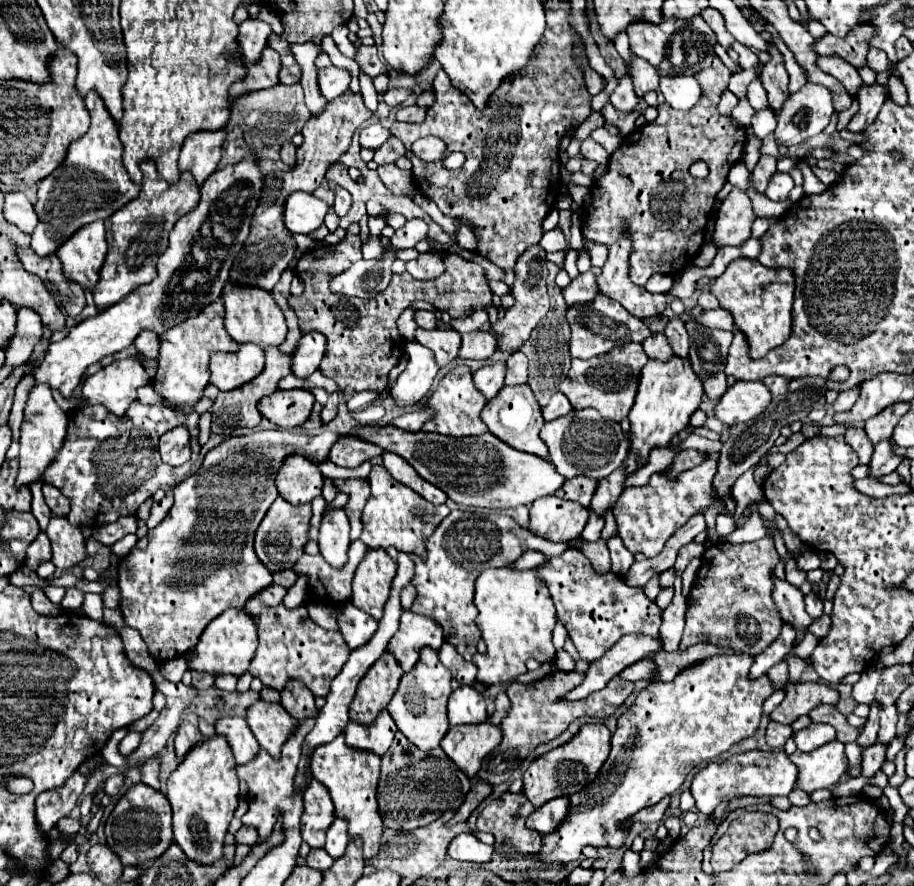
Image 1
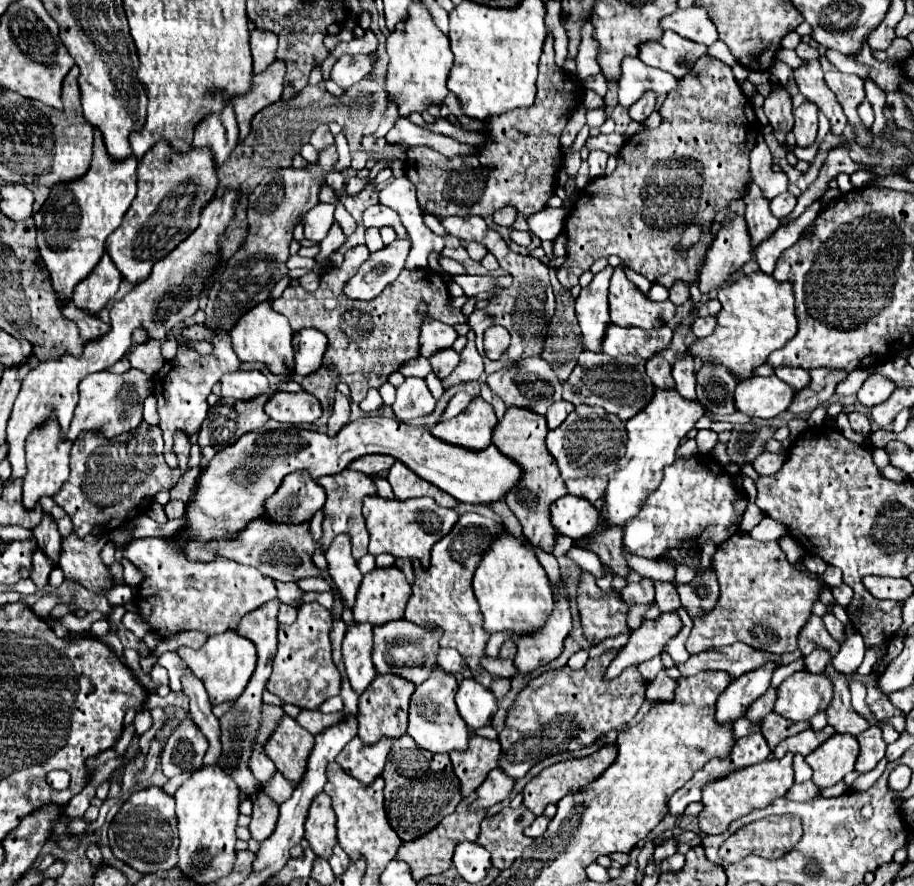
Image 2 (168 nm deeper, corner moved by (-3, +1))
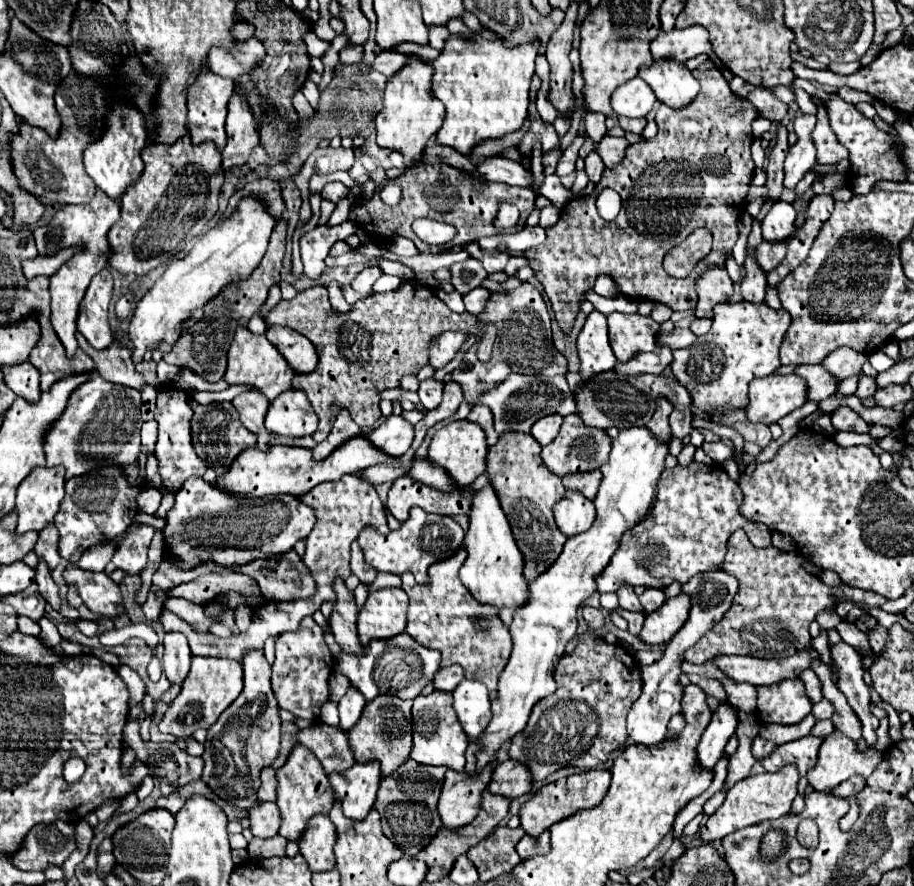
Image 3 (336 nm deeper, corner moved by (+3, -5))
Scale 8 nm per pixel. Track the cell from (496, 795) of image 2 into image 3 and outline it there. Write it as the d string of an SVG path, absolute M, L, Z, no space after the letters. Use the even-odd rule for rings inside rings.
M507 759L493 769L491 783L487 789L493 795L517 799L523 793L531 791L531 783L533 779L529 779L529 771L525 771L525 767L521 767L519 763L513 763L511 759Z

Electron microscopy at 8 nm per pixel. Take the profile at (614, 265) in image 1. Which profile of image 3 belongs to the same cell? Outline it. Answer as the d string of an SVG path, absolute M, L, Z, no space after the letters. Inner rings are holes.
M609 313L609 339L617 359L621 359L621 349L629 349L631 353L637 351L653 351L655 339L659 333L659 323L653 317L643 317L639 313L625 315L625 313Z

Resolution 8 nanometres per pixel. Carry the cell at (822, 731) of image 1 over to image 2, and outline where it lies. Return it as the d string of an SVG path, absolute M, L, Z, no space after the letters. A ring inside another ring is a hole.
M827 725L825 729L821 731L813 731L813 729L807 729L799 735L793 735L793 737L787 737L787 741L781 741L777 747L775 747L775 757L783 757L785 753L799 753L803 757L807 757L811 751L815 751L821 743L825 743L831 735L835 735L835 729L831 729L831 725Z

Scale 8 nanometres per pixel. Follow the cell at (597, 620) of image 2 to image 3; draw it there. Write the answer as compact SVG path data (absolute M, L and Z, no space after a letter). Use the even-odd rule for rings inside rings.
M583 607L583 617L585 617L585 623L589 625L591 631L601 631L603 625L605 625L603 613L595 607Z

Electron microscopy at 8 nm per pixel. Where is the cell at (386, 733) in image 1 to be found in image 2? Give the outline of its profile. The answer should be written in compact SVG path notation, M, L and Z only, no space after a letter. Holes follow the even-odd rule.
M355 737L337 755L337 763L345 773L351 773L351 777L355 777L357 781L363 781L363 785L371 785L371 781L383 773L391 743L393 741L389 739L381 739L379 743L365 747Z

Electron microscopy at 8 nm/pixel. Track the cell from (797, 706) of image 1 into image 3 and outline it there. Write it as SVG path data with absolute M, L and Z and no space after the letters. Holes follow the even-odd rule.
M785 679L773 687L757 687L757 713L761 723L795 725L811 713L811 699L801 679Z

